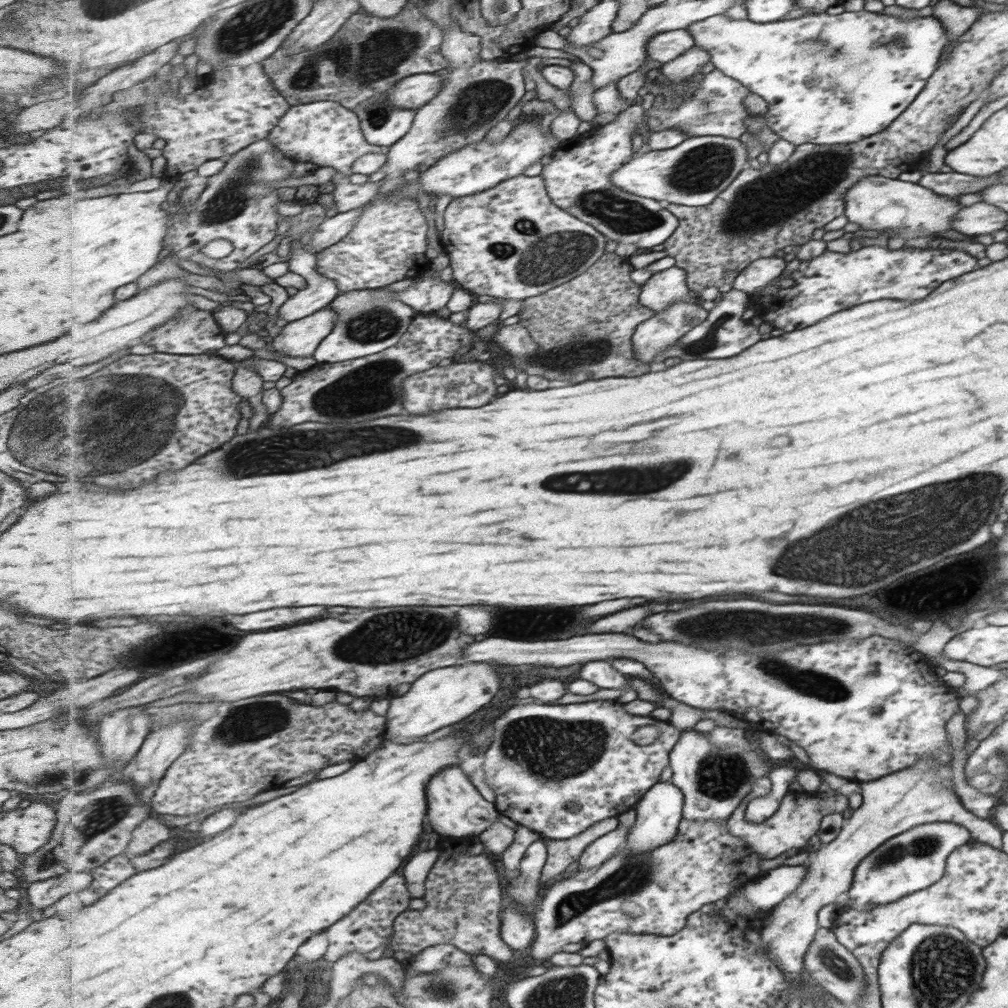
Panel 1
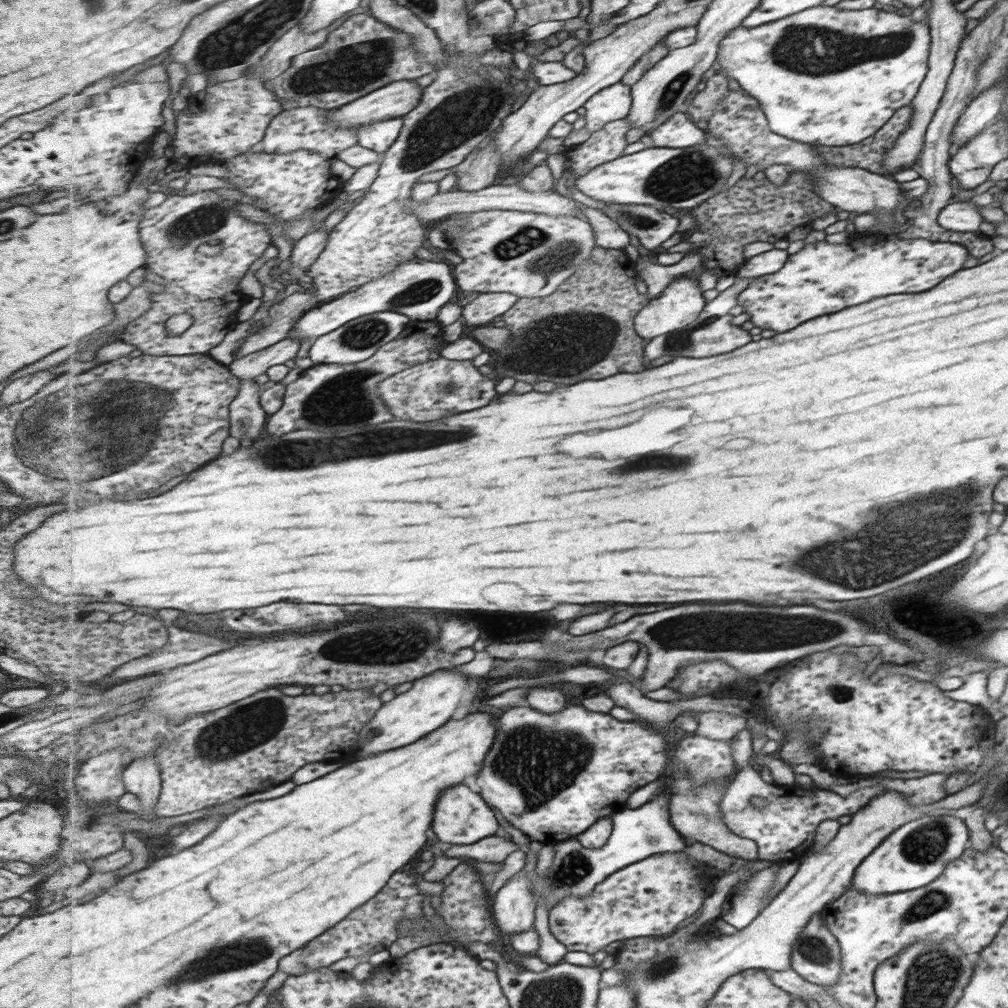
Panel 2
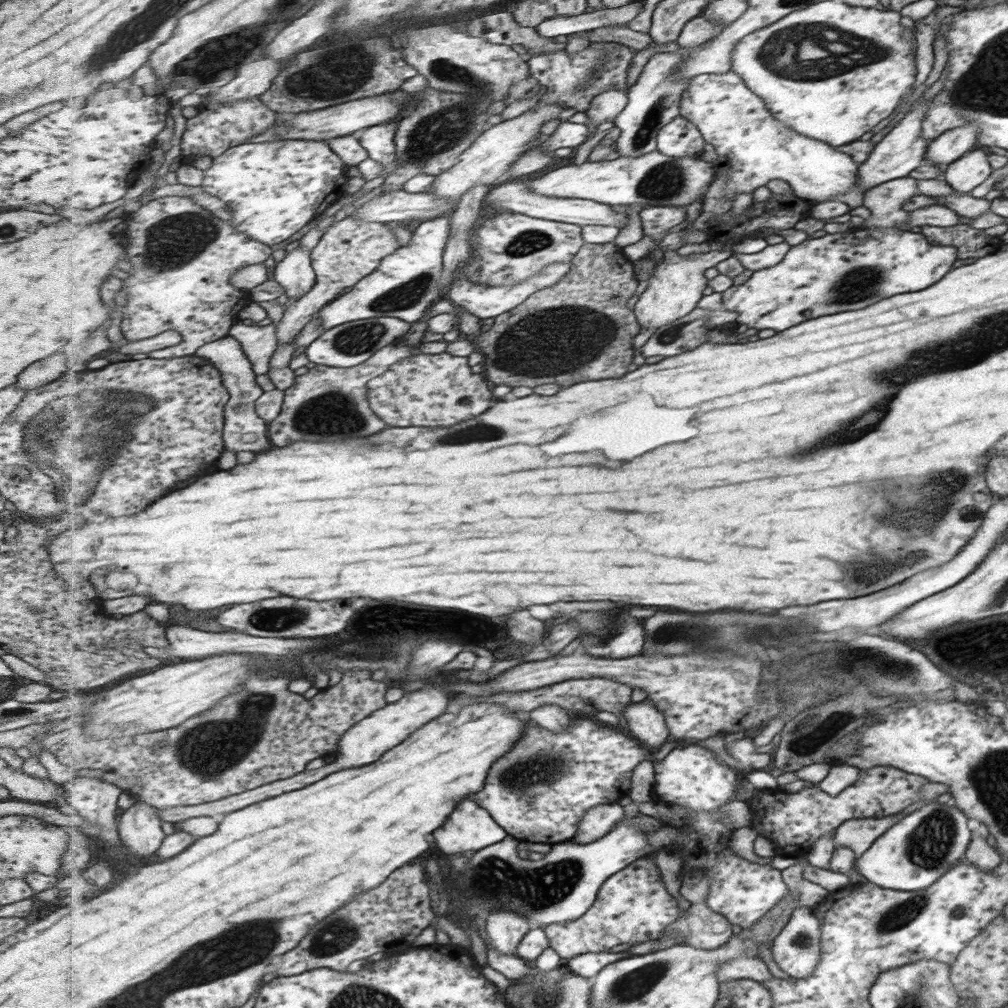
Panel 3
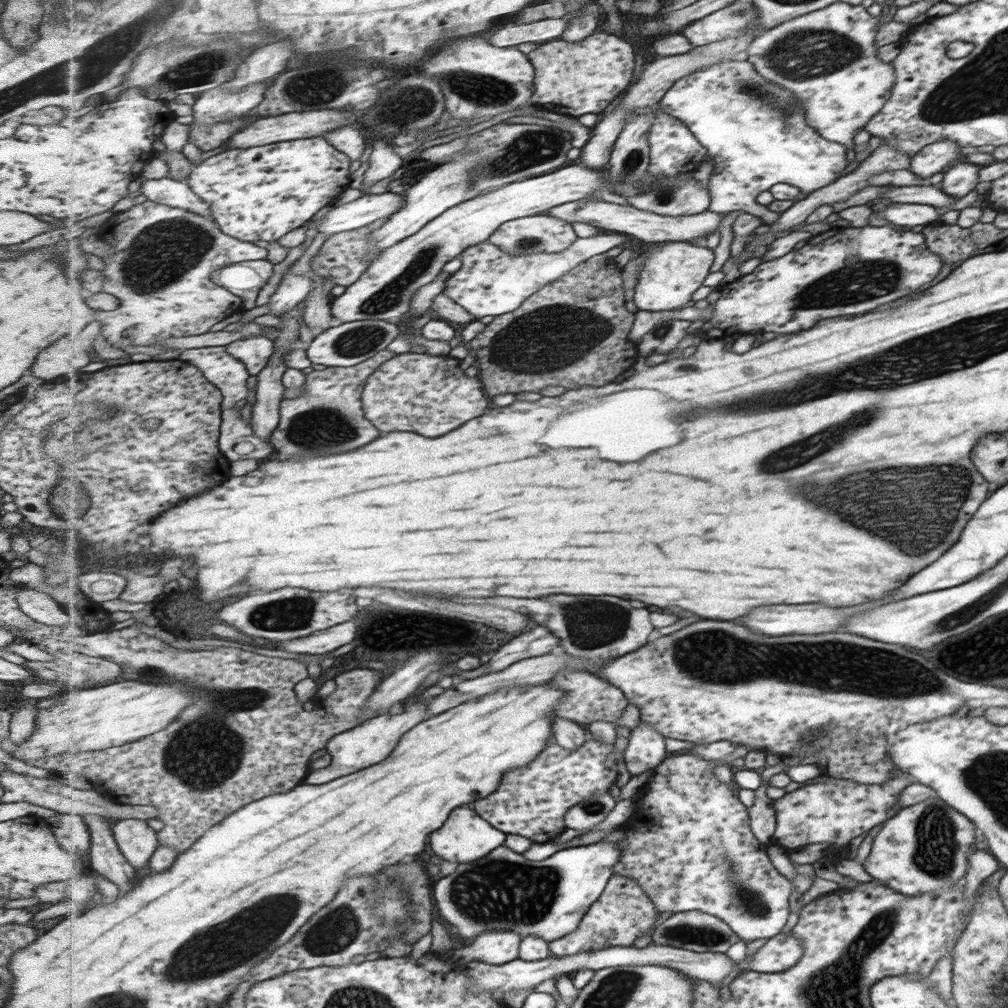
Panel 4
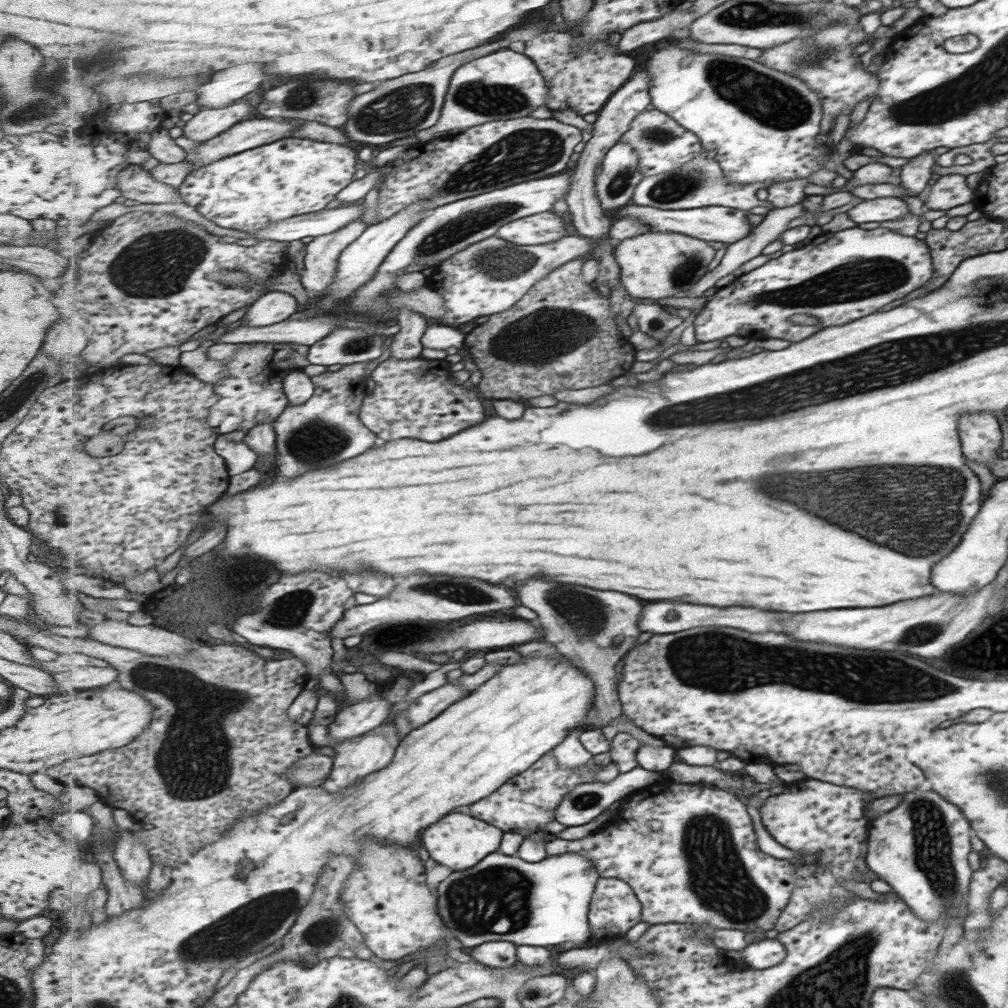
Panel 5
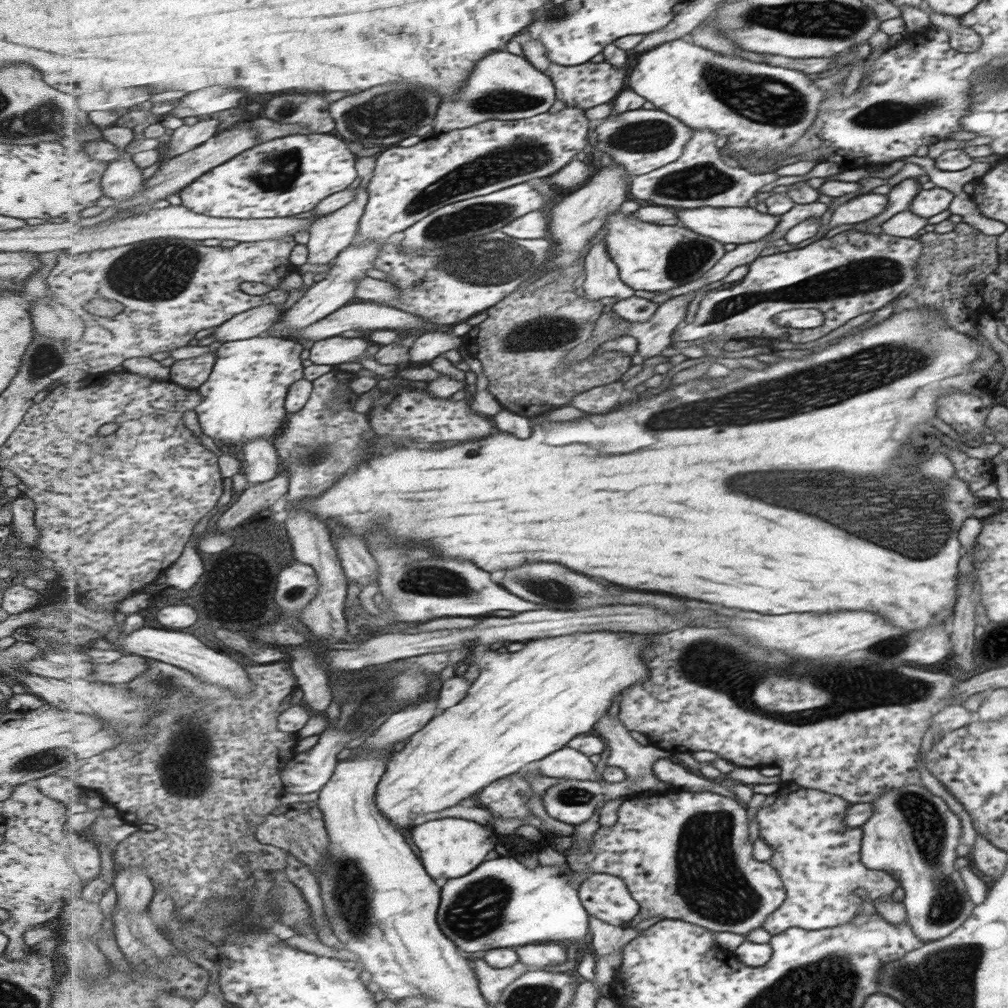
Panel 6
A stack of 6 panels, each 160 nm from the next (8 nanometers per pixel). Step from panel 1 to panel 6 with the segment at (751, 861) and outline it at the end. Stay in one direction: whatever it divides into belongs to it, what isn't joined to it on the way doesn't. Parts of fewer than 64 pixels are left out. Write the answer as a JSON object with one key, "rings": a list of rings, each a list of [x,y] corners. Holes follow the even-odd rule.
{"rings":[[[592,874],[580,887],[580,897],[590,916],[613,926],[630,926],[641,912],[623,878],[614,874]]]}

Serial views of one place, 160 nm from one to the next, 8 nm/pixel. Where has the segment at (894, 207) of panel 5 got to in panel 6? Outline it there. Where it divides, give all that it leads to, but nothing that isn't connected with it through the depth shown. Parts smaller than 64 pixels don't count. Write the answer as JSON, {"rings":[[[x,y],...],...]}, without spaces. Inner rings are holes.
{"rings":[[[863,194],[863,196],[851,198],[832,212],[824,233],[837,227],[837,224],[863,223],[865,220],[875,219],[877,215],[881,215],[885,205],[887,205],[887,198],[883,194]]]}

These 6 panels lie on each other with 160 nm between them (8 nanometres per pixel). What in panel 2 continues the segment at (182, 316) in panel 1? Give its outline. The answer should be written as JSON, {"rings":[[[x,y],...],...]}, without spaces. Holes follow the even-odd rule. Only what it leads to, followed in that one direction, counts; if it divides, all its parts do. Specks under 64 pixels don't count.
{"rings":[[[207,190],[195,195],[171,196],[161,205],[146,210],[140,233],[151,263],[149,269],[162,275],[169,274],[173,280],[167,280],[163,293],[151,293],[151,308],[126,326],[121,340],[154,357],[201,356],[219,346],[225,334],[236,327],[237,310],[251,300],[241,293],[237,284],[251,264],[263,258],[273,240],[267,225],[243,218],[241,212],[230,209],[228,204],[227,198],[215,190]],[[203,216],[207,218],[205,226],[201,222]],[[201,232],[205,232],[207,238],[203,238]],[[195,237],[201,237],[203,244],[221,243],[219,253],[201,256],[197,246],[191,246],[197,242]],[[173,268],[185,268],[185,276],[175,276]],[[176,314],[190,314],[194,324],[183,334],[171,336],[166,323]]]}

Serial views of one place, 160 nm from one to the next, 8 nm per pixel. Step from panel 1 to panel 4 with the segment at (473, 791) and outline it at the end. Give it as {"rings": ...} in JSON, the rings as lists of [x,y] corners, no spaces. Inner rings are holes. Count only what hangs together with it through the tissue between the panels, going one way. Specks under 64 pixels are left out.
{"rings":[[[459,808],[459,810],[455,810],[455,814],[451,814],[451,818],[447,820],[447,826],[443,826],[443,830],[437,830],[435,834],[431,834],[431,846],[433,846],[435,854],[439,854],[445,860],[473,862],[473,860],[483,858],[483,856],[491,854],[493,850],[505,845],[507,835],[507,833],[503,834],[501,830],[493,828],[475,810]]]}

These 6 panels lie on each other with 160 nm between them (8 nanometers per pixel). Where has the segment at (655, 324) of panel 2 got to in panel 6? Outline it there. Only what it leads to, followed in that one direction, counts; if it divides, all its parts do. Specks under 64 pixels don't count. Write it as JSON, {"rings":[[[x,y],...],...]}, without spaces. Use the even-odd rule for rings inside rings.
{"rings":[[[617,211],[605,219],[605,227],[608,230],[605,240],[609,256],[619,267],[621,280],[635,290],[647,290],[647,292],[654,293],[665,292],[665,290],[673,290],[677,286],[695,282],[703,278],[704,274],[707,274],[723,256],[727,255],[723,243],[714,238],[697,234],[680,225],[655,225],[643,222],[637,219],[633,213],[621,214]]]}

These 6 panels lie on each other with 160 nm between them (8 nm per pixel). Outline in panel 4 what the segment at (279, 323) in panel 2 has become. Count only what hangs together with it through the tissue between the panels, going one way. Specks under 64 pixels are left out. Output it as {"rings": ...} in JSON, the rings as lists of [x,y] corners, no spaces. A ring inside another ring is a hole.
{"rings":[[[265,335],[236,340],[226,347],[229,354],[244,362],[250,374],[256,376],[269,364],[270,358],[276,353],[274,337],[269,340]]]}

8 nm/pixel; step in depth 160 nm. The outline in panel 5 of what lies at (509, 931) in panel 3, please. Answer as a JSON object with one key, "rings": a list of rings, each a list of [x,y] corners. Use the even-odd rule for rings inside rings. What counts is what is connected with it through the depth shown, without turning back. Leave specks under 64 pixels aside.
{"rings":[[[492,940],[467,949],[474,960],[493,968],[507,968],[518,961],[518,944],[506,940]]]}

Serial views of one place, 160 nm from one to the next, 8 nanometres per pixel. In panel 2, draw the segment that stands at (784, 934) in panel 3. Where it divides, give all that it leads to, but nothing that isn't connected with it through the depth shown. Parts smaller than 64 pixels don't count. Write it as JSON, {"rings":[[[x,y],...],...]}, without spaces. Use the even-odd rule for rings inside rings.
{"rings":[[[812,914],[804,932],[791,946],[791,970],[822,987],[836,984],[842,970],[838,941],[826,922],[821,914]]]}

